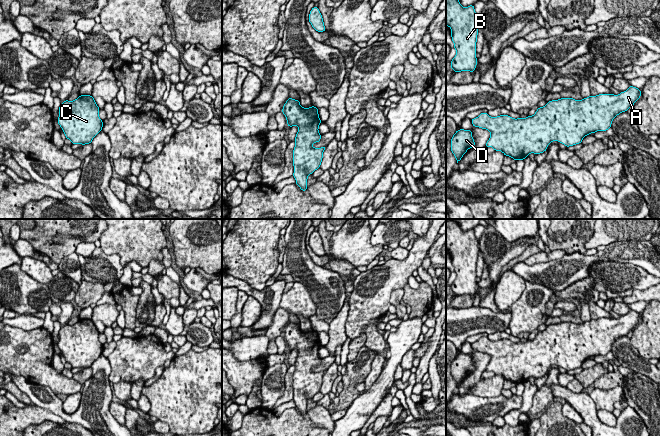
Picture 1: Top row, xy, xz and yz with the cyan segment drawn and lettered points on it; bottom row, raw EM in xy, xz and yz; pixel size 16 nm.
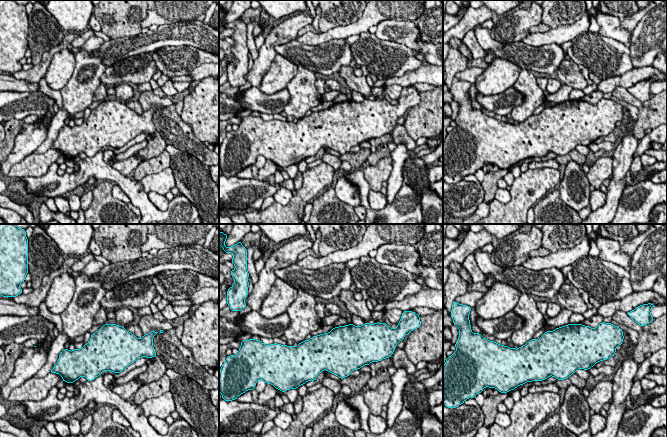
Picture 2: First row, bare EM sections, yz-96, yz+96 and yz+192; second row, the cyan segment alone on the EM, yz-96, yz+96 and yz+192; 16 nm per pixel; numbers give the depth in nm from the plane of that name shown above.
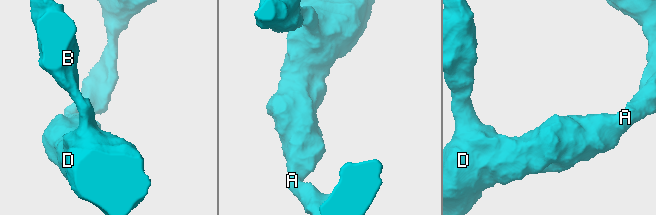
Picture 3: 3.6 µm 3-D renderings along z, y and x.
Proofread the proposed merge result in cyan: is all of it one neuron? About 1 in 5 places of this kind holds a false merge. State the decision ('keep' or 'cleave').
keep

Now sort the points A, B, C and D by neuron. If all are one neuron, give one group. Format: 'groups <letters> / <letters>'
groups A B C D

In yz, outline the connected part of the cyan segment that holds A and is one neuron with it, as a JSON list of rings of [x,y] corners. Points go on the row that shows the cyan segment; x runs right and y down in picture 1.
[[[629,86],[619,95],[599,94],[591,95],[583,100],[573,98],[552,100],[545,106],[539,107],[533,116],[527,116],[524,119],[521,117],[514,119],[509,115],[490,117],[484,112],[471,121],[473,126],[486,129],[491,133],[485,147],[493,147],[495,151],[503,152],[514,161],[524,160],[530,153],[540,154],[546,151],[552,141],[558,141],[569,147],[581,143],[590,133],[608,130],[613,119],[620,113],[626,112],[640,96],[641,90]]]

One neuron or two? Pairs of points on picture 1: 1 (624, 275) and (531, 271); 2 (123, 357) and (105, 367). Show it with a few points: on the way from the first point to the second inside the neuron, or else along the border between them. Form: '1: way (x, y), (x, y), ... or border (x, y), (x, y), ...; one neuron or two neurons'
1: border (609, 260), (596, 261), (589, 268), (588, 275); two neurons
2: border (106, 357), (110, 365), (110, 383); two neurons

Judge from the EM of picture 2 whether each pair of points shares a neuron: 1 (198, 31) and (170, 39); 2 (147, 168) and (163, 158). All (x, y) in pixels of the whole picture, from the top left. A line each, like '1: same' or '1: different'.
1: same
2: same

